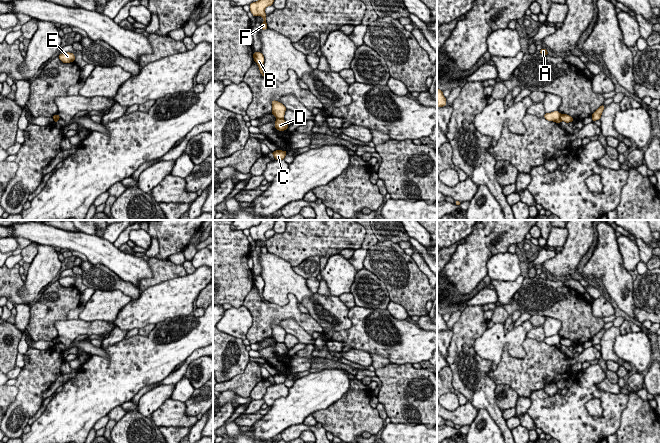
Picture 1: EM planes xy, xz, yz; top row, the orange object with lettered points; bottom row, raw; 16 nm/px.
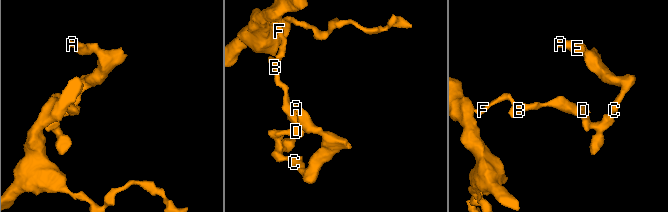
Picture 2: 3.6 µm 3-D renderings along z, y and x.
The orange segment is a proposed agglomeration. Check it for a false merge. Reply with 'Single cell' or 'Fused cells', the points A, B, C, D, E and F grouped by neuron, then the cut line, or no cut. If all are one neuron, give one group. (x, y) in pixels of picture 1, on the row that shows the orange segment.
Fused cells. Groups: A C D E / B F. Split along xz (277, 118), (283, 119)

